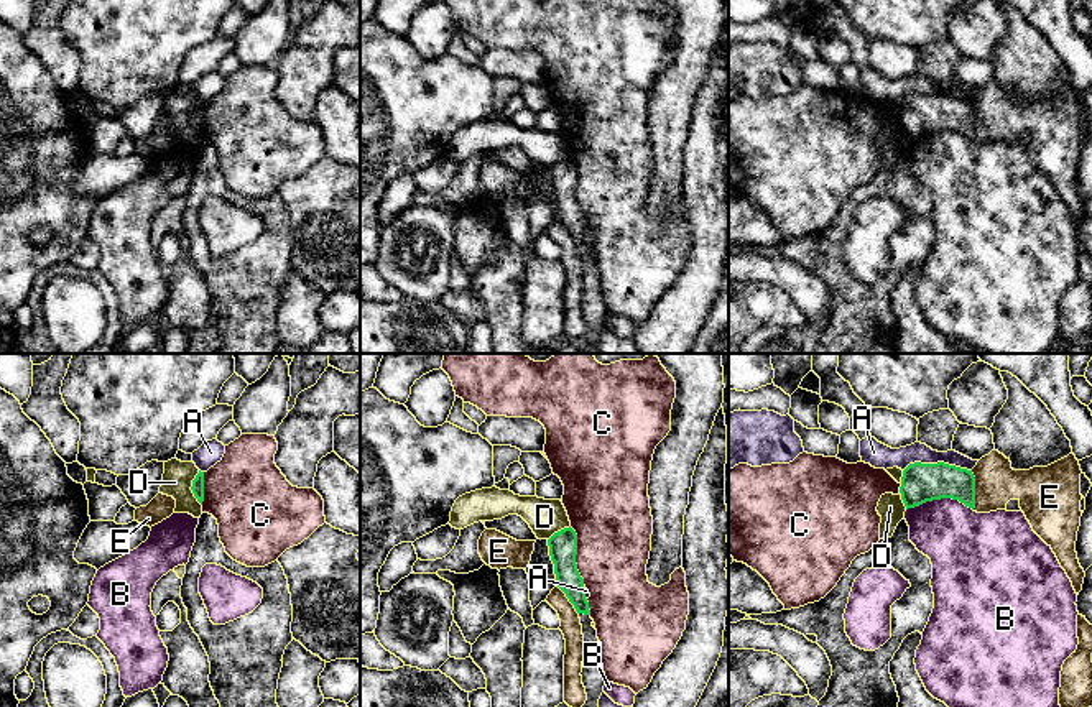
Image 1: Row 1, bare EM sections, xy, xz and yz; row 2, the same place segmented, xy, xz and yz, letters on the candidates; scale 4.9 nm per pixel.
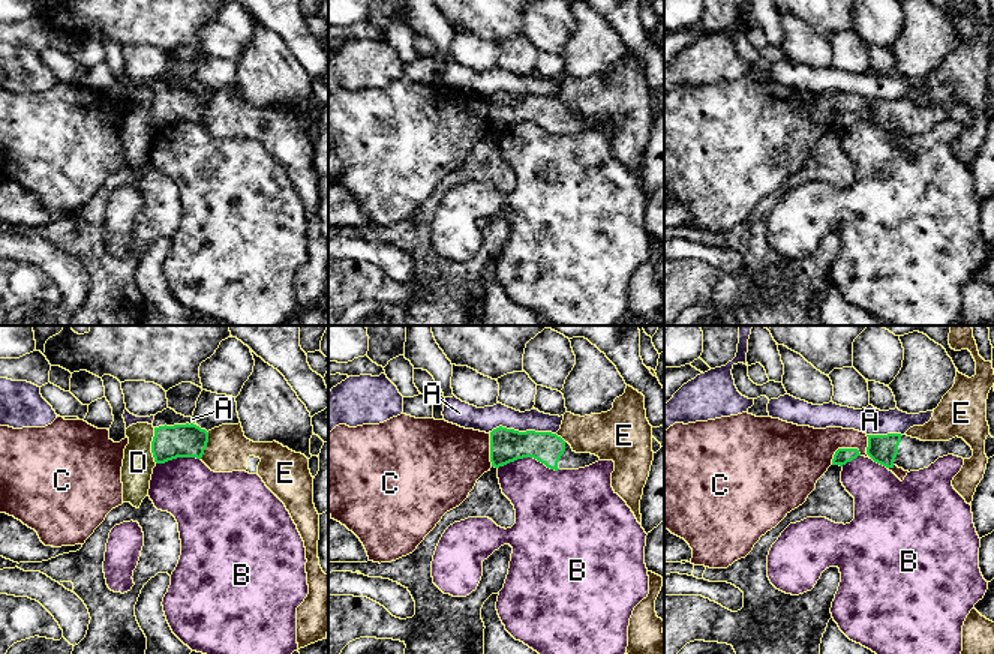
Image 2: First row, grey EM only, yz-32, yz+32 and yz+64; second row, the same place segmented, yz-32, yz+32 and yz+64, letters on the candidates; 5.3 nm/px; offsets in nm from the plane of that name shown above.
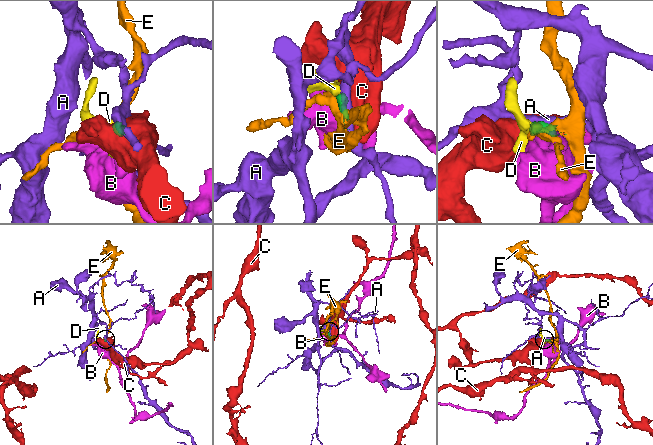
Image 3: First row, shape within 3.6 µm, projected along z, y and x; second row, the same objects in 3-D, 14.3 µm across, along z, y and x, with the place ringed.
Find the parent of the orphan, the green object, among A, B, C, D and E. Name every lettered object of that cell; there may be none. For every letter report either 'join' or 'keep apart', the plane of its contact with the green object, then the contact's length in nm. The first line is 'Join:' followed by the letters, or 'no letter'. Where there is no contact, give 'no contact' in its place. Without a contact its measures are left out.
Join: no letter
A: keep apart; contact in yz; length 340 nm
B: keep apart; contact in yz; length 320 nm
C: keep apart; contact in xz; length 300 nm
D: keep apart; contact in xy; length 180 nm
E: keep apart; contact in yz; length 190 nm

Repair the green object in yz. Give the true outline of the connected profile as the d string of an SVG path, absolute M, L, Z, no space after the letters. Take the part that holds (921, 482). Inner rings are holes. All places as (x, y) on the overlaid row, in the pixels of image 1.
M914 462L903 470L900 493L906 510L941 498L959 500L974 510L975 477L972 470L944 462Z

